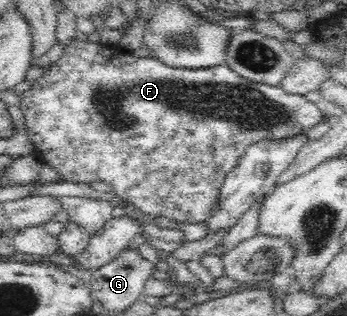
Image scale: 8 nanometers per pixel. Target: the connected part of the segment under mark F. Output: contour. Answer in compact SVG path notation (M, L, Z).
M74 38L74 39L71 39L71 40L70 40L70 41L69 41L69 42L68 42L68 43L67 43L67 47L66 47L66 50L65 50L65 52L64 52L64 55L63 55L63 56L62 56L62 57L61 57L61 58L60 58L60 60L58 60L58 62L56 62L56 63L54 63L54 64L51 64L51 65L50 65L50 66L46 66L46 68L45 68L45 70L47 70L47 72L46 72L46 75L44 75L44 76L42 76L42 78L38 78L38 80L36 80L36 81L32 81L32 86L31 86L31 89L29 89L29 90L27 90L27 91L24 91L24 92L23 92L23 93L22 93L22 94L20 94L20 97L22 97L22 100L20 100L20 108L21 108L21 109L22 109L22 110L23 110L23 112L24 112L24 114L25 114L25 118L26 118L26 122L27 122L27 133L26 133L26 134L28 134L28 136L29 136L29 138L30 138L30 140L31 140L31 142L32 142L32 143L33 143L33 148L34 148L34 154L35 154L35 155L36 155L36 156L38 156L38 158L40 158L40 159L41 159L41 161L42 161L42 162L46 162L46 163L47 163L47 164L49 164L49 165L50 165L50 166L51 166L51 167L52 167L52 168L53 168L53 169L54 169L54 170L55 170L55 171L56 171L56 172L57 172L57 174L59 174L59 175L60 175L60 176L62 176L62 178L63 178L63 180L64 180L64 181L68 181L68 182L70 182L70 181L72 181L72 182L86 182L86 183L91 183L91 182L95 182L95 181L96 181L96 180L99 180L99 181L102 181L102 182L108 182L108 184L112 184L112 186L113 186L113 191L112 191L112 192L113 192L113 193L114 193L114 194L116 194L116 196L119 196L119 197L120 197L120 198L121 198L121 199L123 199L123 200L125 200L125 201L126 201L126 202L127 202L127 203L130 203L130 205L134 205L134 206L135 206L135 207L136 207L136 208L138 208L138 209L140 209L140 211L142 211L142 212L143 212L143 213L144 213L144 214L145 214L145 215L146 215L146 214L149 214L149 215L150 215L150 216L151 216L151 217L162 217L162 218L167 218L167 219L168 219L168 220L173 220L173 221L176 221L176 222L178 222L178 223L179 223L179 222L180 222L180 223L181 223L181 222L189 222L189 223L190 223L190 224L194 224L194 223L195 223L195 222L196 222L196 223L197 223L197 222L203 222L203 223L204 223L204 222L205 222L205 220L206 220L206 218L208 218L208 217L210 217L210 216L211 216L211 213L212 213L212 212L213 212L213 209L214 209L214 211L216 211L216 210L217 210L217 207L218 207L218 206L219 206L219 203L220 203L220 197L218 197L218 196L220 196L220 188L222 188L222 184L223 184L223 182L224 182L224 180L225 180L225 178L226 178L226 175L227 175L227 174L228 174L228 173L229 173L229 172L230 172L230 171L231 171L231 170L232 170L232 169L234 169L234 168L235 168L235 164L236 164L236 161L237 161L237 160L238 160L238 159L239 159L239 158L240 158L240 155L241 155L241 154L242 154L242 153L244 153L244 152L245 152L245 150L246 150L246 147L247 147L247 146L250 146L250 143L253 143L253 142L256 142L256 141L259 141L259 140L262 140L262 139L281 139L281 138L286 138L286 137L289 137L289 136L290 136L290 135L291 135L291 134L298 134L298 133L308 133L308 130L310 130L310 128L311 128L311 127L312 127L312 126L314 126L314 125L315 125L315 124L317 124L317 123L318 123L318 122L320 122L320 120L322 120L322 119L323 119L323 118L325 118L325 117L330 117L330 116L329 116L329 115L328 115L328 114L327 114L327 115L326 115L326 116L324 116L324 117L322 117L322 115L321 115L321 114L320 114L320 111L318 111L318 109L317 109L317 108L316 108L316 105L315 105L315 104L314 104L314 103L312 103L312 102L309 102L309 101L306 101L306 99L305 99L305 98L304 98L304 96L302 96L302 95L300 95L300 94L288 94L288 93L287 93L287 92L286 92L286 91L285 91L285 90L284 90L284 89L283 89L283 88L282 88L282 87L280 87L280 86L270 86L270 85L267 85L267 84L262 84L262 83L261 83L261 82L258 82L258 83L257 83L257 82L252 82L252 81L248 81L248 80L246 80L246 79L244 79L244 78L242 78L242 77L240 77L240 76L238 76L238 74L236 74L236 73L234 73L234 72L233 72L233 71L232 71L232 70L231 70L231 69L230 69L230 68L229 68L229 67L228 67L228 66L227 66L227 65L220 65L220 66L212 66L212 67L210 67L210 68L206 68L206 69L190 69L190 68L175 68L175 67L174 67L174 66L169 66L169 65L168 65L168 64L165 64L165 63L164 63L164 62L161 62L161 61L160 61L160 60L159 60L159 59L158 59L158 58L152 58L152 57L151 57L151 58L136 58L136 56L133 56L133 54L132 54L132 52L127 52L127 53L124 53L124 54L121 54L121 53L120 53L120 52L116 52L116 50L114 50L114 48L111 48L111 47L106 47L106 46L103 46L103 45L101 45L101 43L91 43L91 42L90 42L90 41L86 41L86 42L85 42L85 43L82 43L82 42L79 42L79 41L76 41L76 39L75 39L75 38Z

